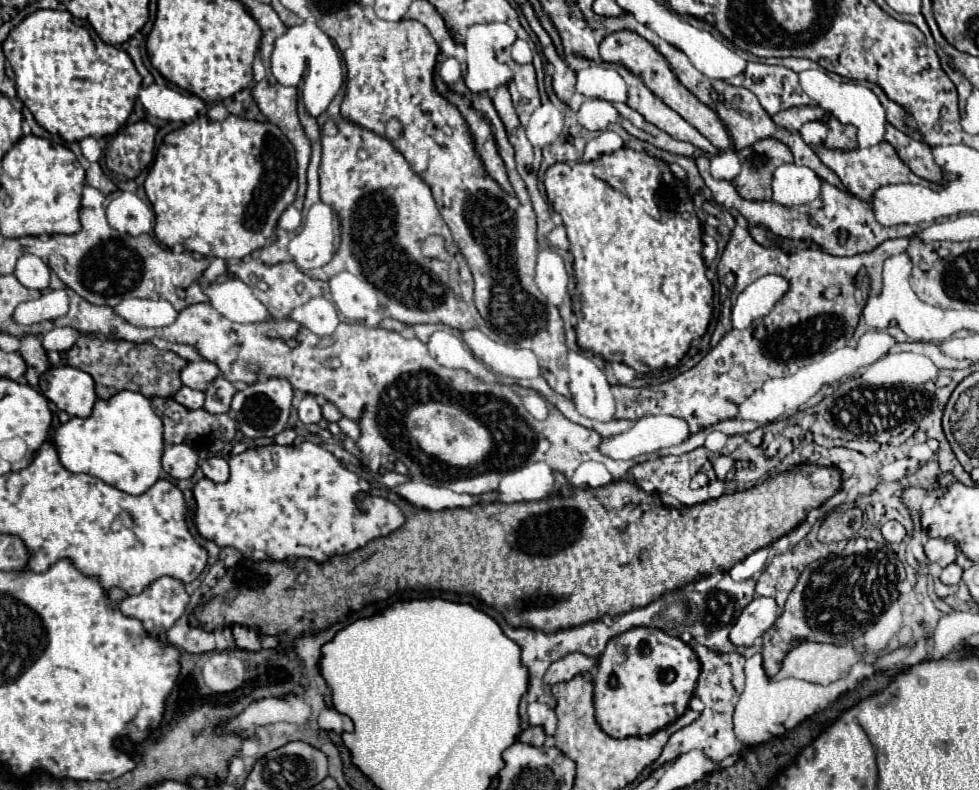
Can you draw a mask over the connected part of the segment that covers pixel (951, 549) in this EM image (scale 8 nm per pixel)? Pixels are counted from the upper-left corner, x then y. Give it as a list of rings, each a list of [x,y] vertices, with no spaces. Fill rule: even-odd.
[[[937,537],[937,539],[929,539],[925,543],[925,555],[927,555],[929,561],[939,563],[941,567],[945,567],[945,565],[951,565],[955,561],[957,547],[953,545],[953,541]]]

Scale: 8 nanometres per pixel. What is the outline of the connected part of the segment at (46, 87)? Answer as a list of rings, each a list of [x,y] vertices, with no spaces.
[[[39,9],[25,17],[17,27],[11,29],[3,43],[3,53],[15,71],[17,97],[33,113],[35,121],[49,133],[61,135],[65,141],[81,141],[85,137],[103,139],[115,135],[127,123],[129,113],[137,101],[137,91],[141,89],[141,75],[137,73],[131,57],[113,45],[103,43],[93,37],[85,27],[73,21],[69,11],[49,11]]]

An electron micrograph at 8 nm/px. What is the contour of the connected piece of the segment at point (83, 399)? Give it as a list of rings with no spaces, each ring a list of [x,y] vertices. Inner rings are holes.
[[[71,365],[51,367],[41,375],[43,395],[71,417],[89,417],[97,401],[89,373]]]

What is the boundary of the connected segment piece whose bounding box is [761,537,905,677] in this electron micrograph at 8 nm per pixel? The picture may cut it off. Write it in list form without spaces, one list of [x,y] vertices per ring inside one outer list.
[[[851,539],[847,547],[837,553],[823,557],[799,575],[795,589],[789,593],[787,605],[777,617],[773,629],[763,635],[763,667],[769,677],[775,677],[783,657],[791,649],[791,641],[819,641],[843,645],[863,635],[885,609],[899,597],[897,583],[905,579],[905,567],[897,559],[895,551],[873,539]]]

